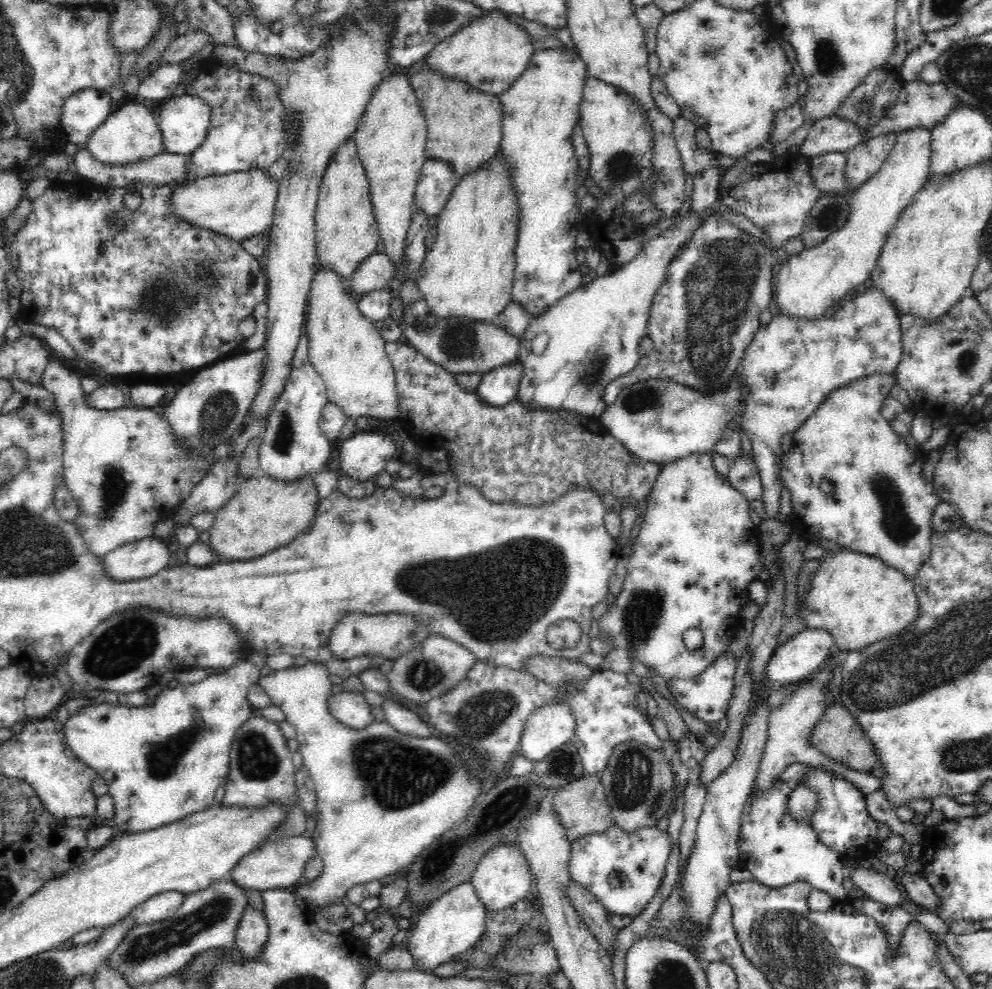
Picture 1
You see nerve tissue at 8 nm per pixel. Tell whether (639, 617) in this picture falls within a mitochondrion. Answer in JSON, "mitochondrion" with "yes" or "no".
{"mitochondrion":"yes"}

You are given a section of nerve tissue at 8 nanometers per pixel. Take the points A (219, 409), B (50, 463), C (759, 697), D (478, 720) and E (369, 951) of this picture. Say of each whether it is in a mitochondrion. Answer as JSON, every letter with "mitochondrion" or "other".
{"A":"mitochondrion","B":"other","C":"other","D":"mitochondrion","E":"other"}

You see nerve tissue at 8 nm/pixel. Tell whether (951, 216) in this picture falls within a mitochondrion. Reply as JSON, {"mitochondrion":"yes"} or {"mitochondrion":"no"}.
{"mitochondrion":"no"}

